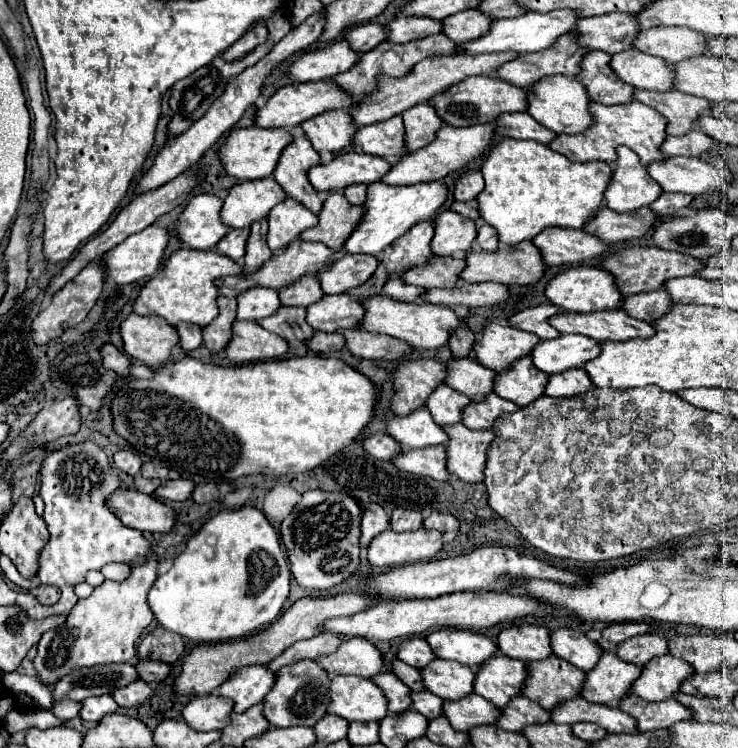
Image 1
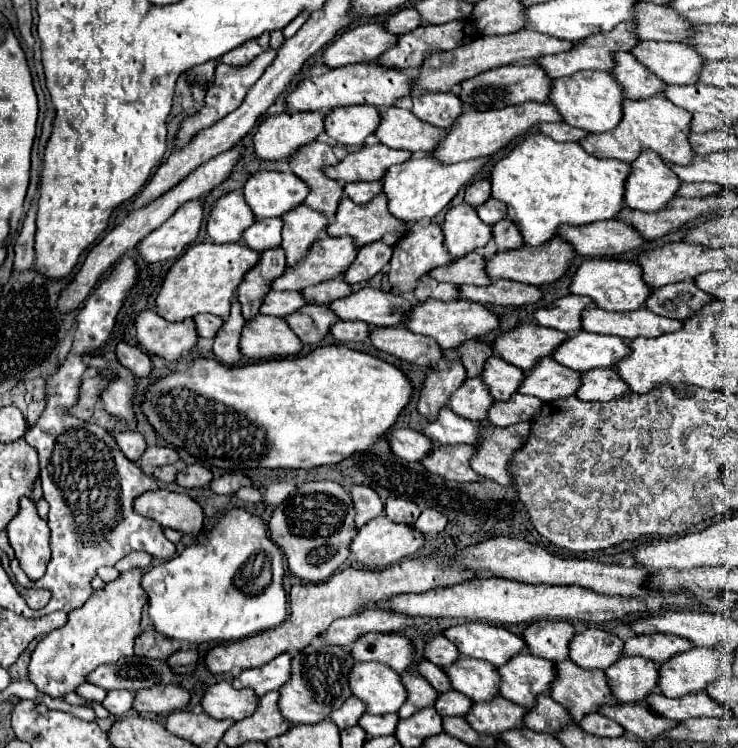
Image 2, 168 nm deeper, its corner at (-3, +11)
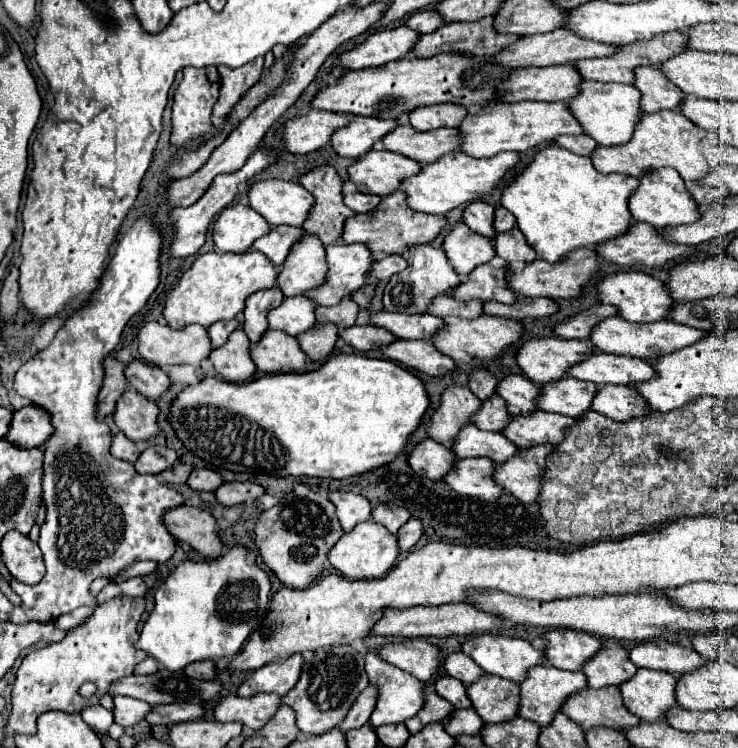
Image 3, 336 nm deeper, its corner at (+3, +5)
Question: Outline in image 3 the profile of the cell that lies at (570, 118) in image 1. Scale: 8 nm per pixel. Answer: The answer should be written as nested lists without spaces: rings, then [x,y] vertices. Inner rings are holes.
[[[582,82],[580,94],[568,102],[574,116],[582,124],[584,132],[592,136],[600,146],[620,146],[630,142],[634,126],[638,124],[640,110],[640,90],[632,84],[604,84],[604,82]]]

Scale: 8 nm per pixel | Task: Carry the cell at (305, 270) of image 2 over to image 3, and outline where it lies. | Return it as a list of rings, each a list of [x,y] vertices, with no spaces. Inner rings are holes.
[[[332,244],[326,246],[326,260],[330,268],[326,286],[306,294],[320,306],[336,306],[342,298],[366,286],[376,258],[364,244]]]

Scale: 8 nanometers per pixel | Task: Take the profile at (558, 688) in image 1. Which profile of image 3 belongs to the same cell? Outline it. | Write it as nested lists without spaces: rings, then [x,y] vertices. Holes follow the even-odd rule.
[[[608,686],[606,690],[586,688],[582,694],[574,694],[574,698],[562,706],[562,712],[582,730],[596,726],[626,730],[640,722],[638,716],[628,712],[616,686]]]

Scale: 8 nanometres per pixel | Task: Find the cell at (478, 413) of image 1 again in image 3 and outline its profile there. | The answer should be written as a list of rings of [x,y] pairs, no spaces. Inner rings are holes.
[[[538,410],[530,416],[514,416],[504,434],[520,448],[532,448],[538,444],[556,446],[566,438],[566,430],[574,426],[574,420],[576,418]]]

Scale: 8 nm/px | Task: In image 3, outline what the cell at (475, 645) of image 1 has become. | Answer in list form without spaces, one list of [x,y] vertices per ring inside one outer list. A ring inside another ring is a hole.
[[[484,634],[468,640],[462,652],[474,658],[474,662],[478,662],[478,666],[482,666],[488,674],[508,678],[516,684],[526,680],[530,668],[546,660],[544,652],[532,648],[528,640],[494,634]]]

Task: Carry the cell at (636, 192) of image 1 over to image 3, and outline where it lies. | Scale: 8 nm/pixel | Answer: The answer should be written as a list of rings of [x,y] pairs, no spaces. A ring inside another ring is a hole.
[[[658,168],[640,178],[638,190],[630,196],[630,212],[636,222],[648,222],[654,228],[668,228],[680,224],[694,224],[700,216],[692,194],[674,168]]]

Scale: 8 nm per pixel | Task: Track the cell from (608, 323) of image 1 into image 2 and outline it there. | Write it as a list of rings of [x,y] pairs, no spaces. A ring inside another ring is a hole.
[[[588,306],[582,314],[582,328],[596,334],[612,334],[620,338],[656,338],[666,332],[682,328],[678,320],[658,316],[648,308],[638,308],[632,312],[608,312],[596,306]]]

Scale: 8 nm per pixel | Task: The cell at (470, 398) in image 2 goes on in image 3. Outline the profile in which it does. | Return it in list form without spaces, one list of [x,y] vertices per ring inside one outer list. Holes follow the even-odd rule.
[[[498,396],[482,402],[482,410],[478,414],[474,414],[474,424],[480,430],[490,430],[490,432],[502,432],[510,420],[512,420],[512,416],[508,414],[506,402]]]

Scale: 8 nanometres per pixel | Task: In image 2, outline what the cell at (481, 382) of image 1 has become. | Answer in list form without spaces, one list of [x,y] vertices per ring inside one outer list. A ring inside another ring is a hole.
[[[490,356],[480,374],[480,380],[488,386],[490,396],[494,400],[508,400],[508,396],[512,396],[512,392],[518,390],[522,378],[524,372],[520,368],[508,364],[498,356]]]

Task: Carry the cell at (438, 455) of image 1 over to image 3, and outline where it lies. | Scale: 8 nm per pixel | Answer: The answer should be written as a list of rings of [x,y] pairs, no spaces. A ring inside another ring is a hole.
[[[464,458],[456,462],[444,482],[462,496],[494,502],[504,494],[502,486],[498,486],[492,478],[494,470],[496,464],[490,458]]]

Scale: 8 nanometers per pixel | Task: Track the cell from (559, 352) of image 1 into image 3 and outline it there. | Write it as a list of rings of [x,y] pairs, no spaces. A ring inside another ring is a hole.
[[[594,352],[586,362],[572,366],[568,374],[578,380],[594,382],[596,386],[636,386],[640,382],[656,378],[656,370],[648,362],[642,362],[638,358],[618,358],[604,352]]]

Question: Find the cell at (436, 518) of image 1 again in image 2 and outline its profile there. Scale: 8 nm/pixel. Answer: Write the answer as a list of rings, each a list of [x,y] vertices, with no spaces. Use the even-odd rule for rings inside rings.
[[[426,508],[426,510],[420,514],[420,518],[416,520],[414,526],[416,526],[420,532],[430,534],[430,532],[442,532],[442,530],[446,528],[446,524],[448,524],[448,518],[446,518],[442,512],[438,512],[438,510],[434,510],[434,508]]]

